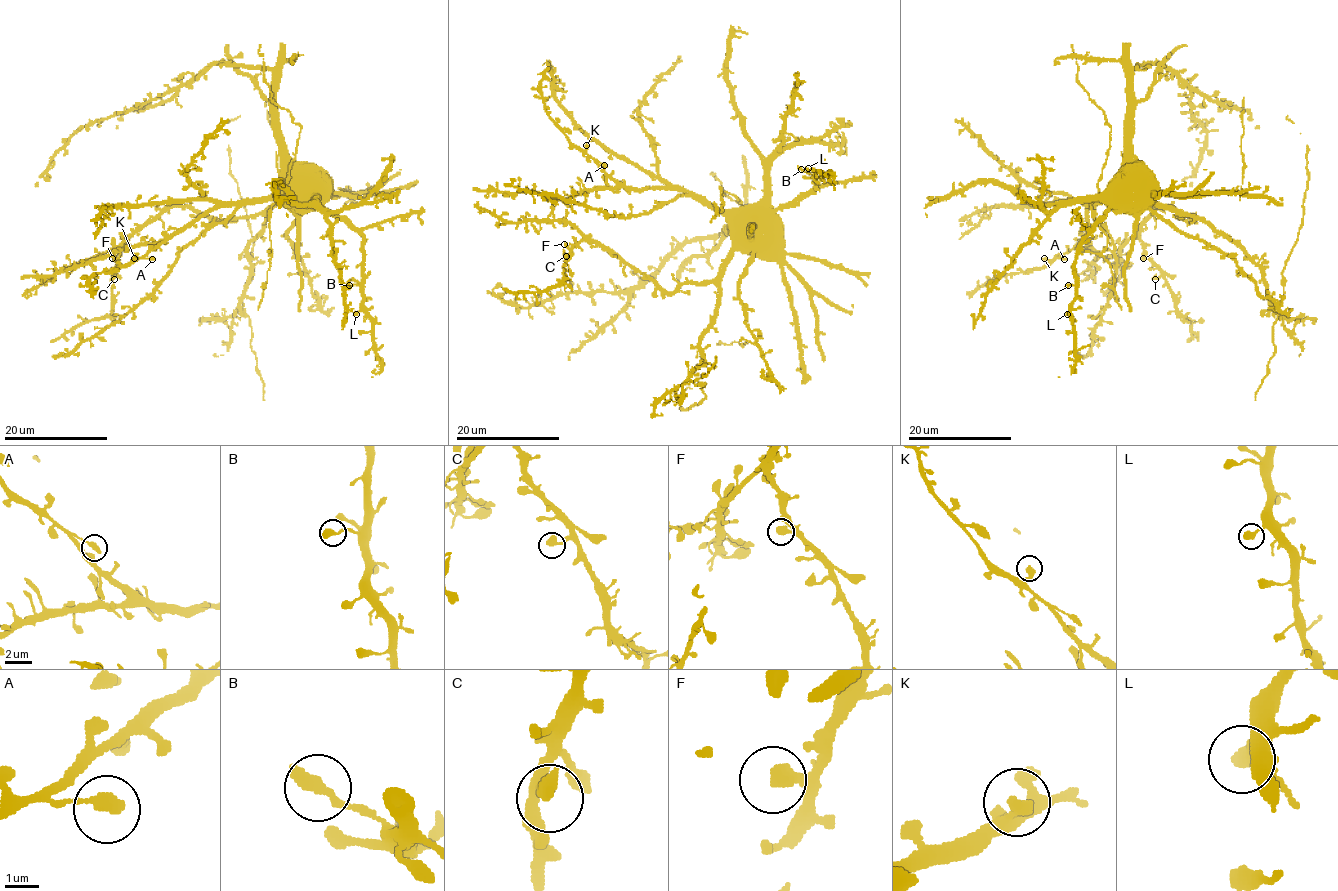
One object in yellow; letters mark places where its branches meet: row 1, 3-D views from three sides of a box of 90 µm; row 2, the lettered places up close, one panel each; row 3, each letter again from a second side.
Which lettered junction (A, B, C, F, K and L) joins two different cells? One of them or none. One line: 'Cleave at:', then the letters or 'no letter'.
Cleave at: no letter

